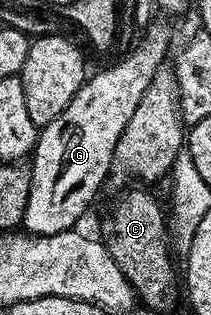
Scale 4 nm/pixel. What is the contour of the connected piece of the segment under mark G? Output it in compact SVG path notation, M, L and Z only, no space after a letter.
M160 21L150 23L142 35L145 36L138 41L137 48L122 63L115 64L110 71L90 74L79 93L71 97L71 105L55 121L40 128L31 156L33 180L23 224L28 234L54 235L74 230L97 190L106 186L115 145L143 93L147 93L151 77L168 60L165 58L169 55L169 31Z

